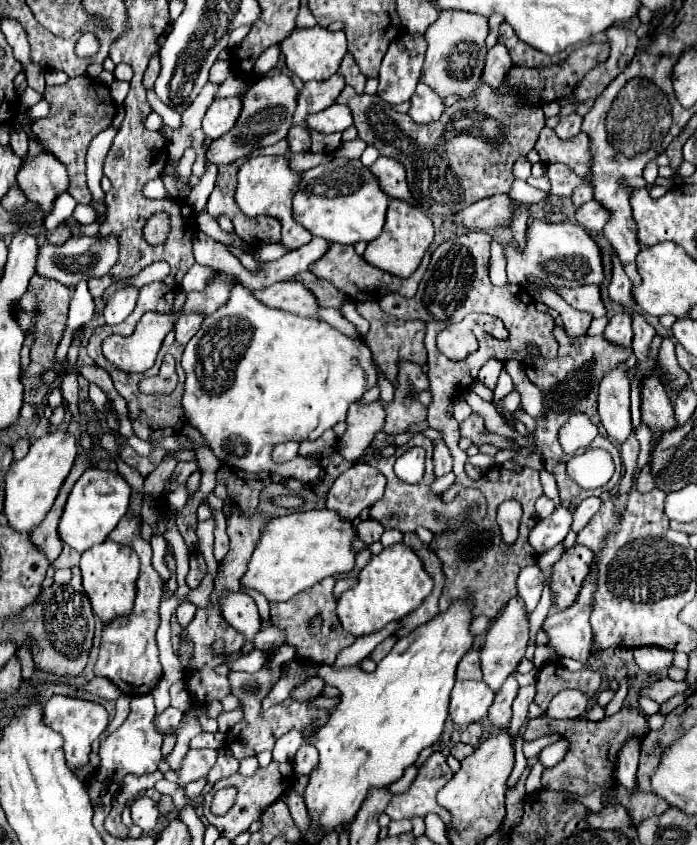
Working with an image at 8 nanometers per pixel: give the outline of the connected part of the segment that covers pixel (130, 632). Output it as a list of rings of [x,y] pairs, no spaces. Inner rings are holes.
[[[125,514],[115,530],[111,532],[109,540],[119,544],[129,544],[137,552],[141,560],[141,572],[137,578],[137,596],[131,614],[119,616],[111,620],[111,624],[103,626],[101,636],[101,650],[95,664],[95,676],[109,678],[125,696],[143,696],[149,694],[157,682],[161,680],[161,664],[159,664],[159,650],[155,642],[155,630],[159,626],[159,602],[165,594],[165,580],[155,572],[151,564],[151,544],[141,538],[141,518]]]

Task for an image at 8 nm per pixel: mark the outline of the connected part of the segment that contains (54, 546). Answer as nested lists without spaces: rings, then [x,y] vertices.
[[[79,456],[75,460],[75,466],[71,470],[71,474],[67,476],[67,480],[63,482],[63,488],[59,490],[59,496],[51,508],[51,512],[47,514],[47,520],[43,520],[43,524],[39,528],[35,528],[35,532],[31,532],[31,542],[33,546],[43,552],[49,560],[49,564],[53,564],[57,560],[57,556],[61,554],[63,550],[63,542],[59,540],[57,536],[57,524],[59,524],[59,518],[61,518],[61,512],[63,512],[63,506],[67,502],[67,496],[73,488],[73,484],[77,482],[77,478],[83,474],[83,470],[87,468],[87,458],[85,456]]]

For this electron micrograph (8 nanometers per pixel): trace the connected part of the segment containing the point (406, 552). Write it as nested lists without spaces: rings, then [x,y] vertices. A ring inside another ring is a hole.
[[[405,544],[383,548],[381,554],[369,560],[369,564],[361,570],[357,580],[357,586],[343,592],[337,602],[341,626],[357,638],[377,632],[397,618],[409,616],[433,590],[431,576],[425,572],[423,562]]]

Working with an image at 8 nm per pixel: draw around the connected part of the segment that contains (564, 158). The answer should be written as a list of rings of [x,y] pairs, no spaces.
[[[545,126],[539,134],[535,148],[543,164],[563,162],[581,178],[587,178],[591,174],[593,152],[591,152],[591,140],[587,138],[585,132],[579,132],[571,140],[561,140],[559,136],[555,136],[555,130]]]

